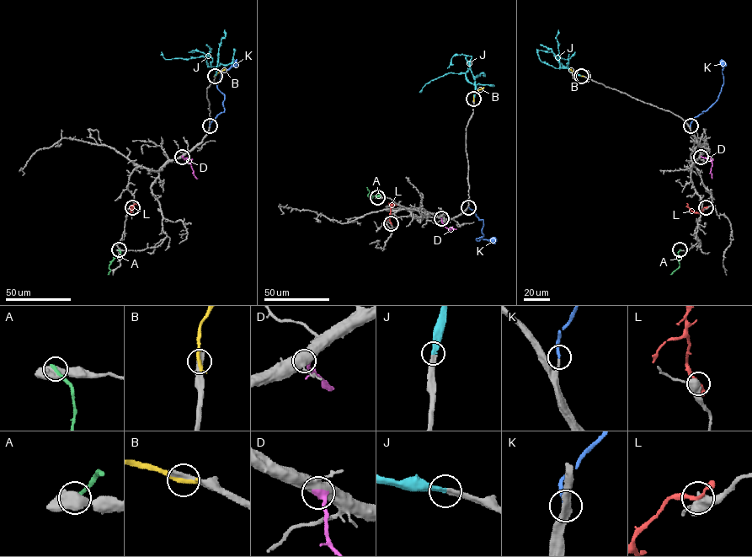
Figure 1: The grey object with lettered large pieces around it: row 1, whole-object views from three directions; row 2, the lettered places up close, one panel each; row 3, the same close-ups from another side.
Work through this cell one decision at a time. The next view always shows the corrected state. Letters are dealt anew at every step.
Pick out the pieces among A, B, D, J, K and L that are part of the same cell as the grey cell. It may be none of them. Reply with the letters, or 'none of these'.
D, J, K

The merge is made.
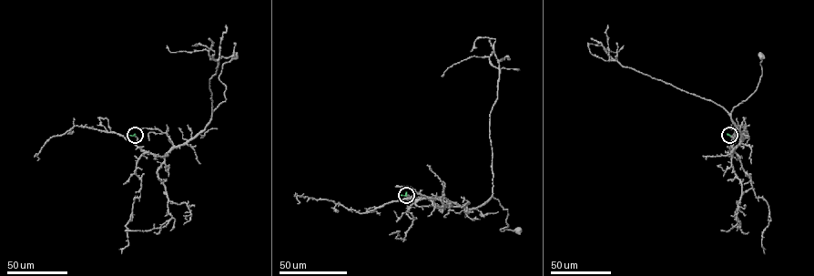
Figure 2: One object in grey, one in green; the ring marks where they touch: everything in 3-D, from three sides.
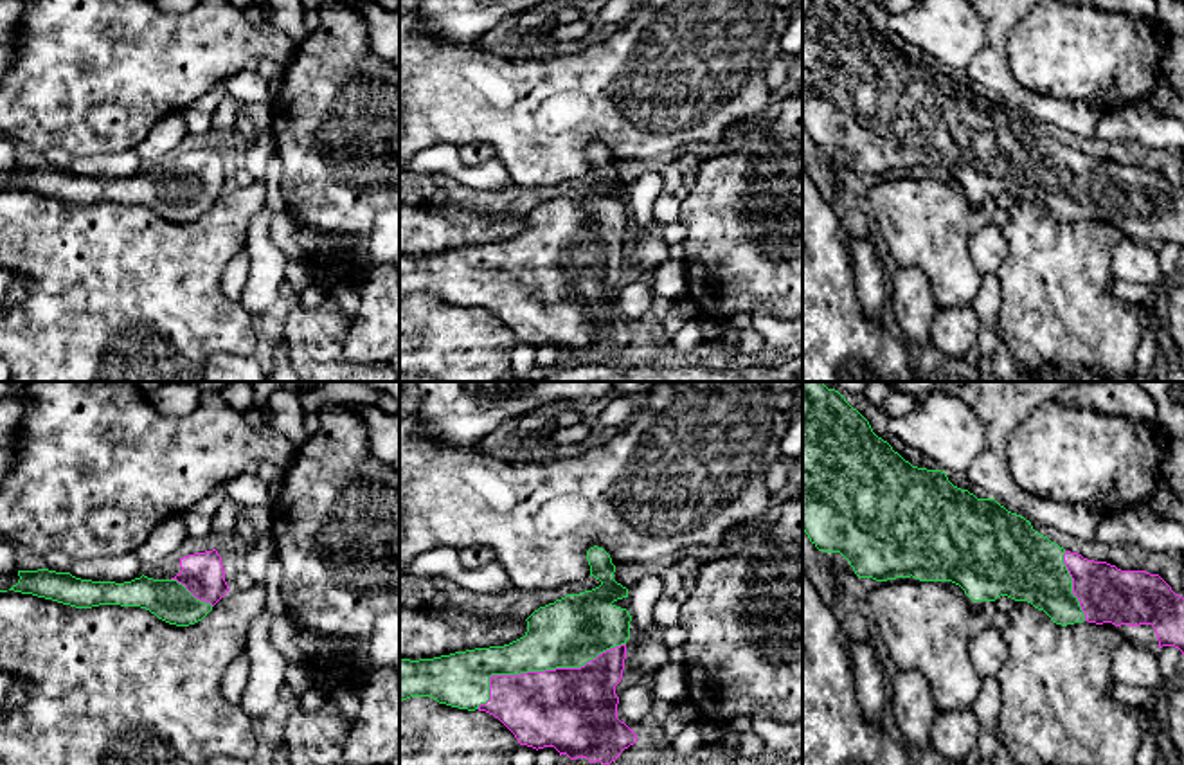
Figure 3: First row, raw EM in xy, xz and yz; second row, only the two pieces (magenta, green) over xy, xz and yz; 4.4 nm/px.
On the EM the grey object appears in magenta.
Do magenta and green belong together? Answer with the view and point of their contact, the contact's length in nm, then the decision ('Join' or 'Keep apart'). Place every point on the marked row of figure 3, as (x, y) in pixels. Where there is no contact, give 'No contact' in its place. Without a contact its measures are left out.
Touches magenta at xz (540, 672). Shared border 700 nm. Join

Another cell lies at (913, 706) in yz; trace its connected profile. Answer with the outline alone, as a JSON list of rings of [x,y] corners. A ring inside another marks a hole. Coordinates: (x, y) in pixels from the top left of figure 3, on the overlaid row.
[[[916,670],[898,671],[892,682],[891,709],[909,745],[928,747],[937,716],[928,680]]]

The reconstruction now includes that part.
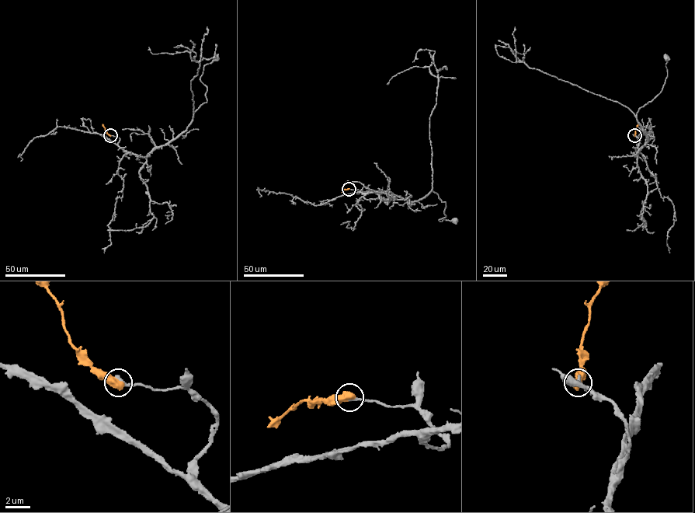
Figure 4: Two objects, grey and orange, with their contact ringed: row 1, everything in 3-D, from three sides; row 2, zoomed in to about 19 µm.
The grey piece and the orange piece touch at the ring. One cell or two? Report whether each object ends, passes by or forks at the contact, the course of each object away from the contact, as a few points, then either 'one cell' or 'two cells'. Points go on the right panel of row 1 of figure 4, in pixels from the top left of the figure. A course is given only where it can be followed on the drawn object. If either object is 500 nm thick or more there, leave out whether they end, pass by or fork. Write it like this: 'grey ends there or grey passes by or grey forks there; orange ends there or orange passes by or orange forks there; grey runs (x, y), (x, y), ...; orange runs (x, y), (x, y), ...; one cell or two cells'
grey runs (634, 135), (639, 139), (637, 157), (648, 136), (637, 113), (661, 91), (667, 75), (666, 57); orange runs (634, 135), (637, 123); one cell

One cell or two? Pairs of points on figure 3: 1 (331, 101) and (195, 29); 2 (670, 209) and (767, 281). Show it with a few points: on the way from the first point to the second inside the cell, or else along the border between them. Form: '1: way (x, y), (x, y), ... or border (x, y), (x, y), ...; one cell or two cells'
1: border (299, 45), (285, 67); two cells
2: border (682, 202), (677, 218); two cells

